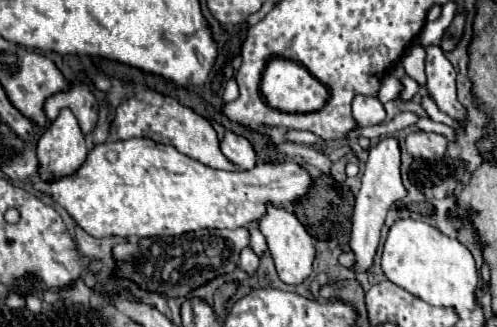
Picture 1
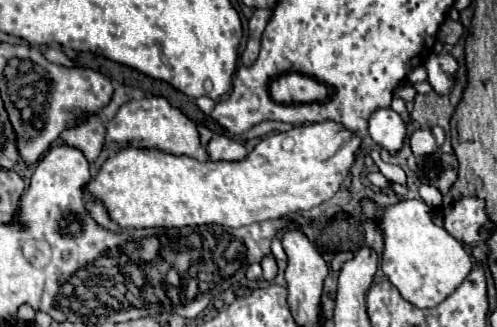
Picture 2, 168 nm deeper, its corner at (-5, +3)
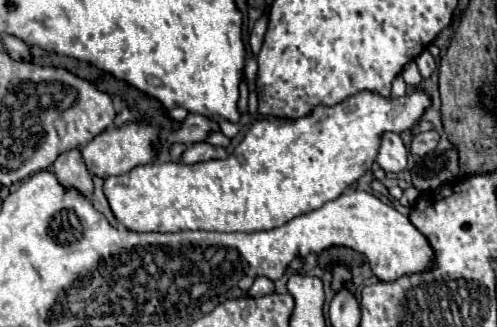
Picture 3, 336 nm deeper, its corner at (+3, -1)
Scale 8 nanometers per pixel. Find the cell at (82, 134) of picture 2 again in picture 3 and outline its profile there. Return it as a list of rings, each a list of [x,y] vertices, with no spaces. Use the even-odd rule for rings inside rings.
[[[78,148],[62,152],[58,160],[54,162],[54,172],[66,186],[76,186],[84,196],[90,196],[92,192],[92,176],[82,160],[82,154]]]

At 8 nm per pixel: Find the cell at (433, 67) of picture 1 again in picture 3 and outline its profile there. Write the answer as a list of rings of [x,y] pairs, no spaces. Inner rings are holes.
[[[424,50],[424,54],[420,54],[420,58],[416,58],[416,64],[418,64],[422,78],[430,78],[430,74],[436,70],[436,62],[428,50]]]

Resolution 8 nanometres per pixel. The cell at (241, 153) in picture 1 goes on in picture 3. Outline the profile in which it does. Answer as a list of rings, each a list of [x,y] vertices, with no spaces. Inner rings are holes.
[[[198,142],[188,146],[188,150],[182,154],[182,160],[186,164],[196,164],[196,162],[206,162],[206,160],[214,160],[214,158],[226,158],[226,150],[220,146],[212,146],[208,142]]]

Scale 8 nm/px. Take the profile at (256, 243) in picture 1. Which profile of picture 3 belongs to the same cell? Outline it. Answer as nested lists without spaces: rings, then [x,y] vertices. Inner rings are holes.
[[[264,276],[256,278],[254,284],[252,284],[252,288],[248,290],[250,296],[264,296],[264,294],[272,294],[272,292],[274,292],[274,282],[268,280],[268,278],[264,278]]]

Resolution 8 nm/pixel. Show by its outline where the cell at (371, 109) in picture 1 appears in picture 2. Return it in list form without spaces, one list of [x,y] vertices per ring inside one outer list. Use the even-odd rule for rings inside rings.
[[[380,108],[370,118],[370,138],[390,154],[398,154],[406,140],[406,122],[392,108]]]

